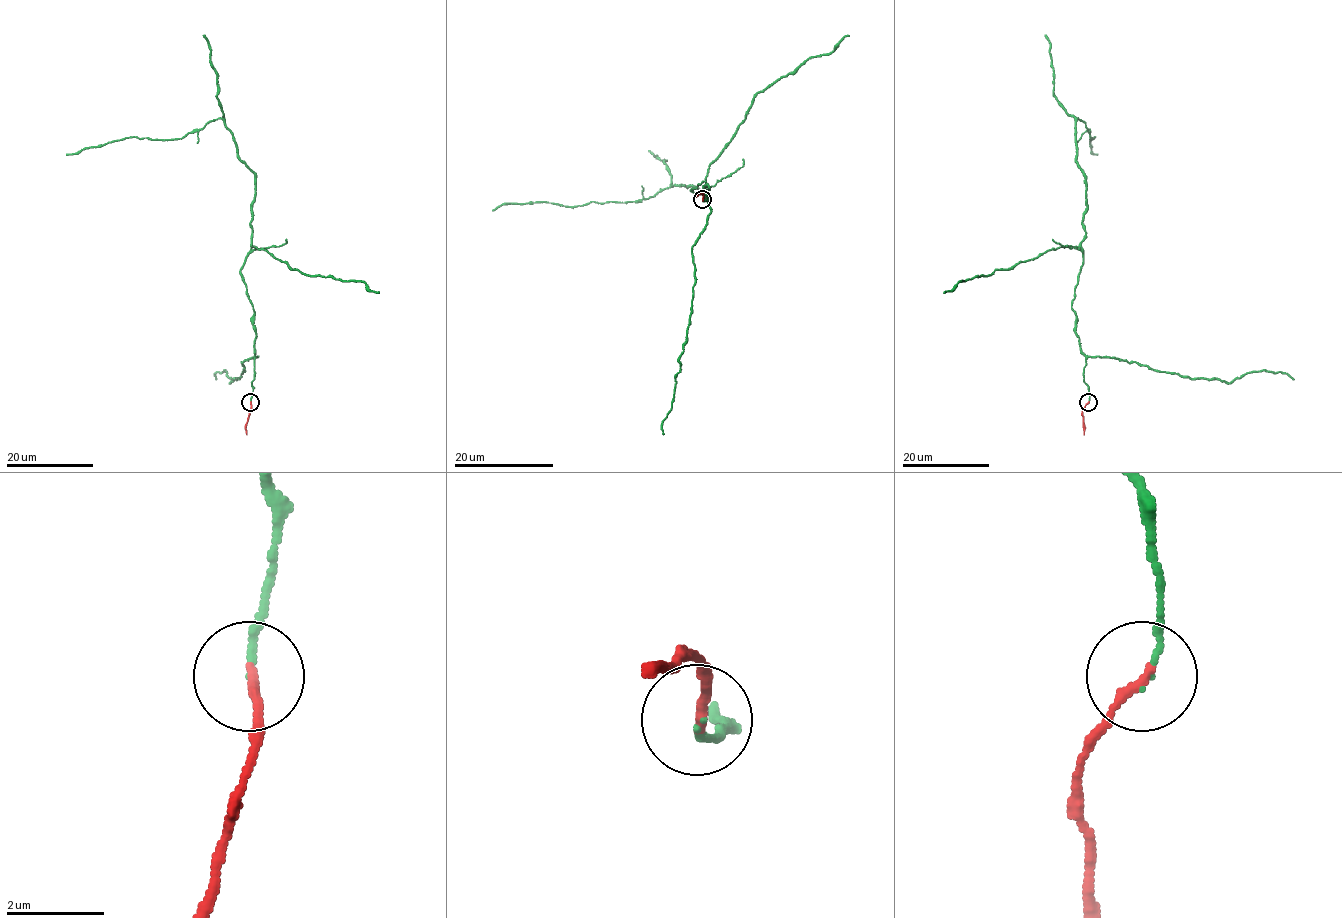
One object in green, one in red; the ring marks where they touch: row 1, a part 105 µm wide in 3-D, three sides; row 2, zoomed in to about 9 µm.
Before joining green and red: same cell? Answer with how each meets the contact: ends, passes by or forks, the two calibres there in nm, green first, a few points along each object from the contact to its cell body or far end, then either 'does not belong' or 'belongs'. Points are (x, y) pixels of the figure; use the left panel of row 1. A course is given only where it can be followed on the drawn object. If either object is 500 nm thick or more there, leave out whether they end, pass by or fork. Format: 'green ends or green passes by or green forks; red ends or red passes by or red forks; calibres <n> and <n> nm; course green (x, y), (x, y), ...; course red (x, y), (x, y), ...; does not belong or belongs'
green ends; red ends; calibres 90 and 200 nm; course green (250, 403), (255, 334), (240, 272), (251, 248), (254, 176), (225, 123), (66, 154); course red (250, 403), (247, 434); belongs

